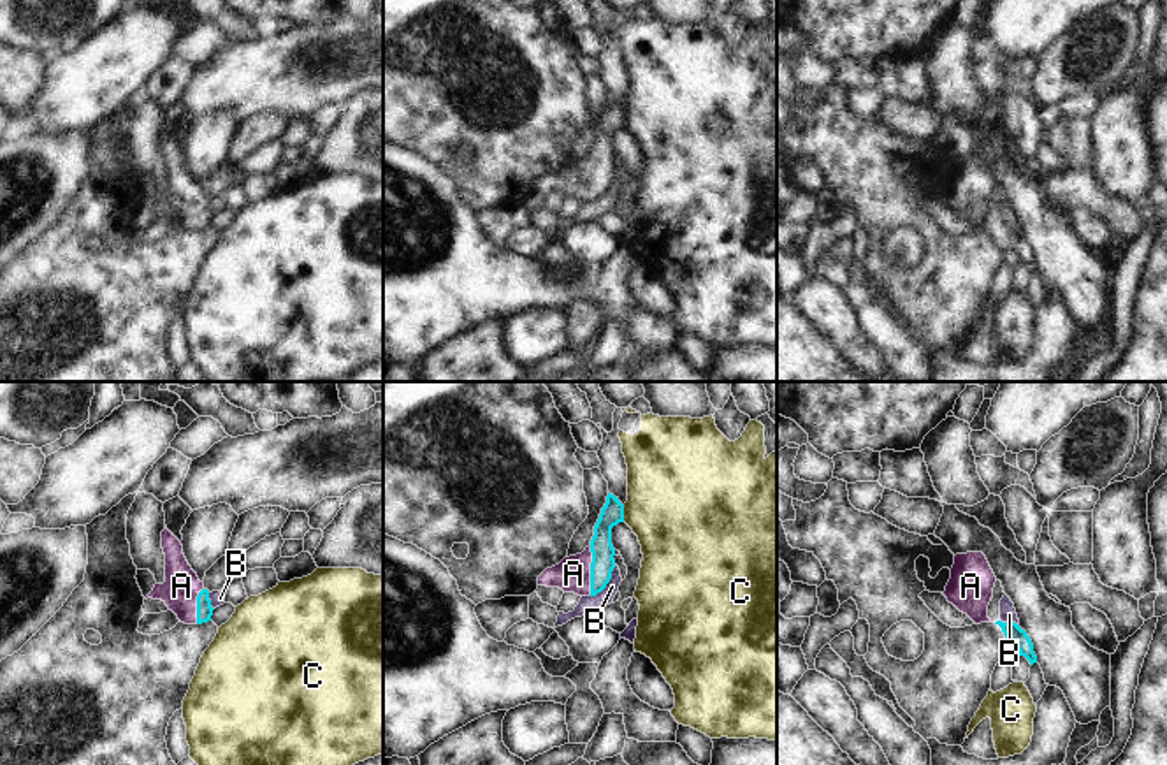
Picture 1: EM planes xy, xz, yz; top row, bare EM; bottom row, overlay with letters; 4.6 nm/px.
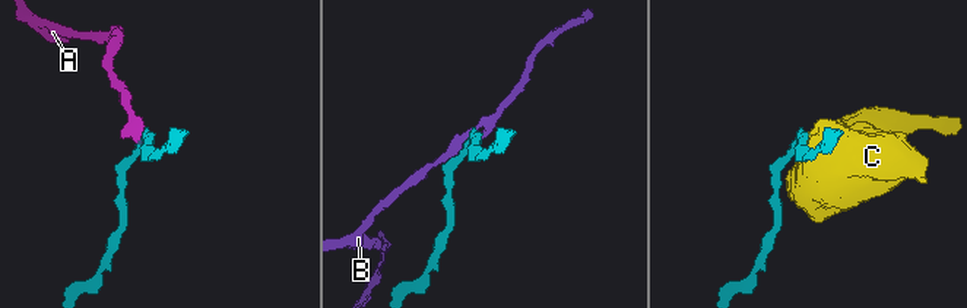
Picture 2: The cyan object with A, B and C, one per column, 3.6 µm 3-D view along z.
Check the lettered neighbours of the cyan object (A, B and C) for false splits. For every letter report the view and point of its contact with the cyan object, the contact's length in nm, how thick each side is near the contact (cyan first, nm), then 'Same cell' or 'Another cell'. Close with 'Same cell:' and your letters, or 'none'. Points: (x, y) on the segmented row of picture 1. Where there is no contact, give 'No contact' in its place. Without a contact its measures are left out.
A: Touches cyan at xz (591, 570). Shared border 240 nm. Thickness 110 nm (cyan) against 160 nm. Same cell
B: Touches cyan at xz (608, 581). Shared border 190 nm. Thickness 110 nm (cyan) against 80 nm. Another cell
C: Touches cyan at xz (623, 514). Shared border 80 nm. Thickness 110 nm (cyan) against 460 nm. Another cell
Same cell: A.

